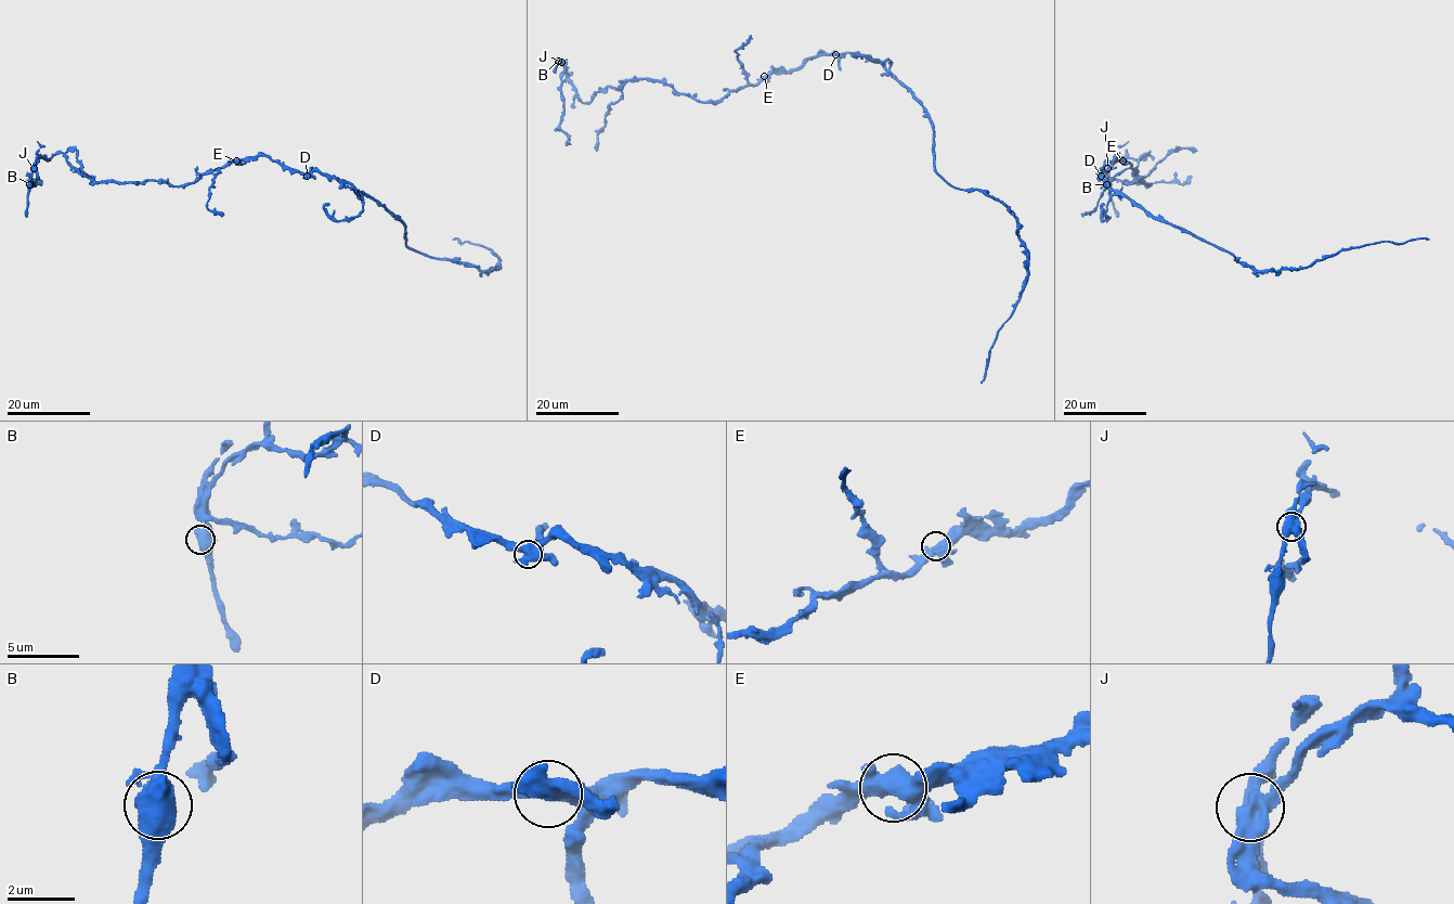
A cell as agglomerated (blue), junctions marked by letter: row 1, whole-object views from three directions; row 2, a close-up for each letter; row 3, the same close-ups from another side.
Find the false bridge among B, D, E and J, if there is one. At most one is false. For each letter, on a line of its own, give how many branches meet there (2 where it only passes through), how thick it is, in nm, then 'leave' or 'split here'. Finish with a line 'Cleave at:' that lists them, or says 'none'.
B: 3 | 460 nm | leave
D: 3 | 500 nm | leave
E: 3 | 480 nm | leave
J: 3 | 550 nm | split here
Cleave at: J

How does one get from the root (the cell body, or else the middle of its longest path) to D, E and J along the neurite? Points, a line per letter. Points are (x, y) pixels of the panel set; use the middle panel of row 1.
D: (848, 52), (835, 54)
E: (848, 52), (812, 55), (793, 70), (764, 76)
J: (848, 52), (812, 55), (714, 101), (630, 79), (583, 102), (562, 62)

